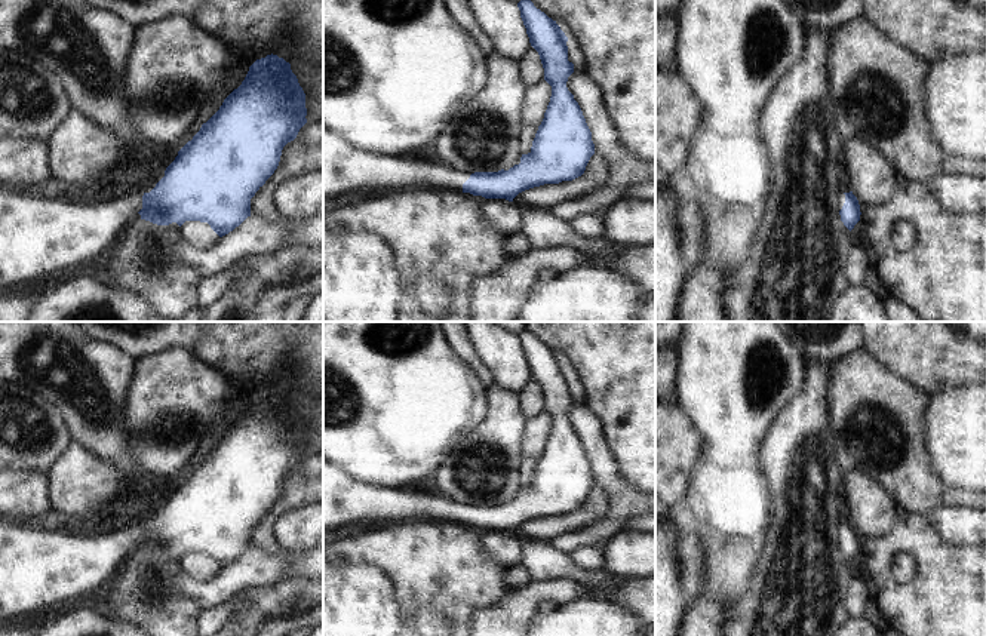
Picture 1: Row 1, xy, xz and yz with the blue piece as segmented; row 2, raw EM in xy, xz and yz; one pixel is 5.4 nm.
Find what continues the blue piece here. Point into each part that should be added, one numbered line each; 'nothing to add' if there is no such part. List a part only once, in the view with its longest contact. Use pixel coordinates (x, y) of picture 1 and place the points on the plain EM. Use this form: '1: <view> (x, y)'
1: xz (346, 500)

